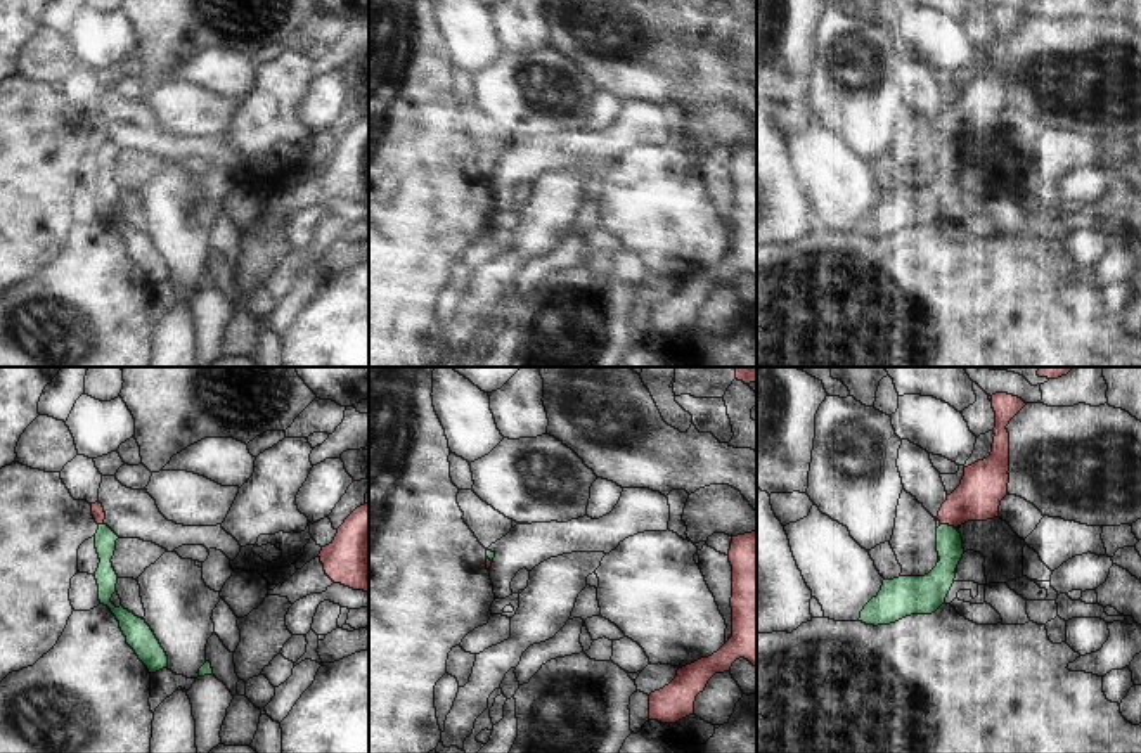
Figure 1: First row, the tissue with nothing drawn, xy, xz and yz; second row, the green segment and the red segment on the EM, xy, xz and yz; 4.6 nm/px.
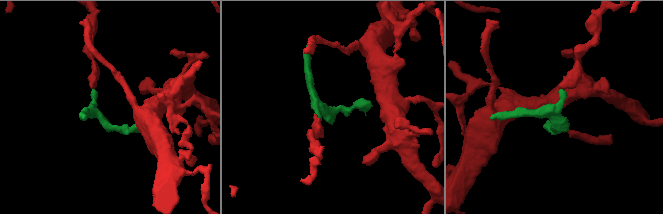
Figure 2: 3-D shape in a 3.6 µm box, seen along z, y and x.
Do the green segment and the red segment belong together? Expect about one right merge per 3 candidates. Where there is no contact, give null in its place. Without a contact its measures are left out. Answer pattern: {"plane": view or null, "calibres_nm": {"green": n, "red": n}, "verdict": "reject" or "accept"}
{"plane": "yz", "calibres_nm": {"green": 130, "red": 220}, "verdict": "reject"}

